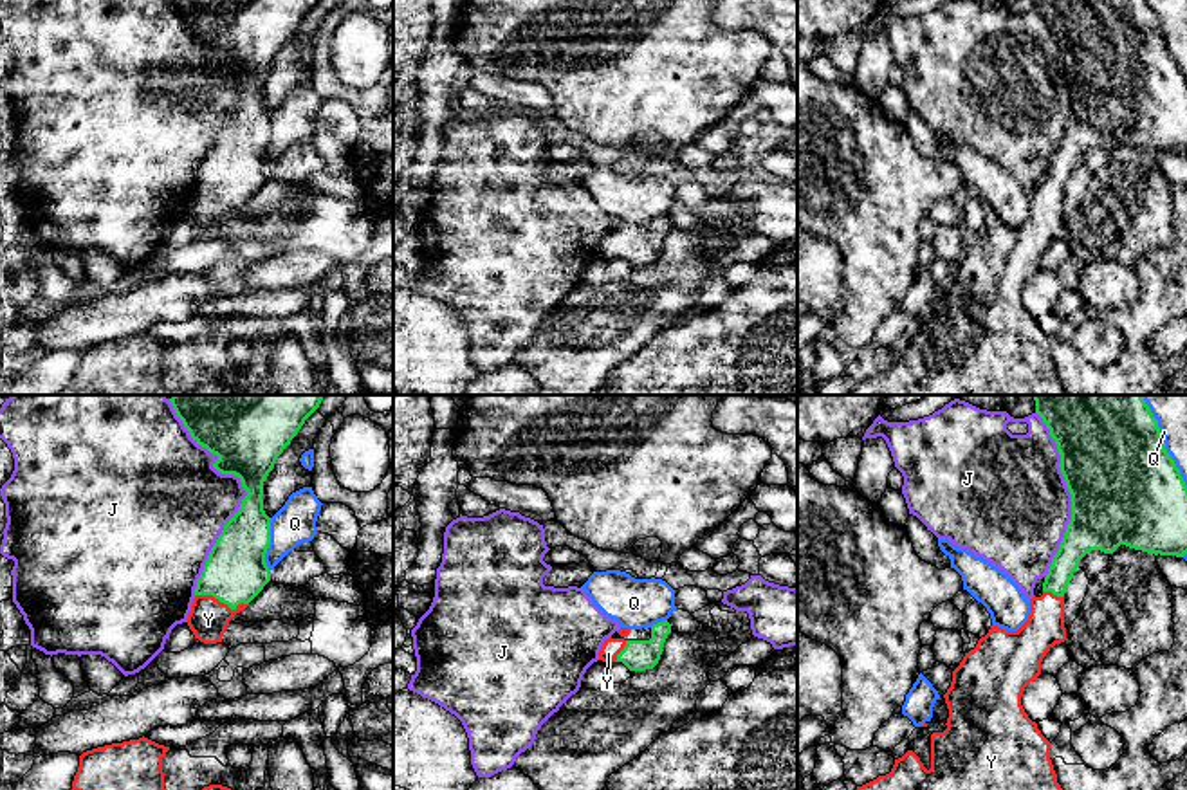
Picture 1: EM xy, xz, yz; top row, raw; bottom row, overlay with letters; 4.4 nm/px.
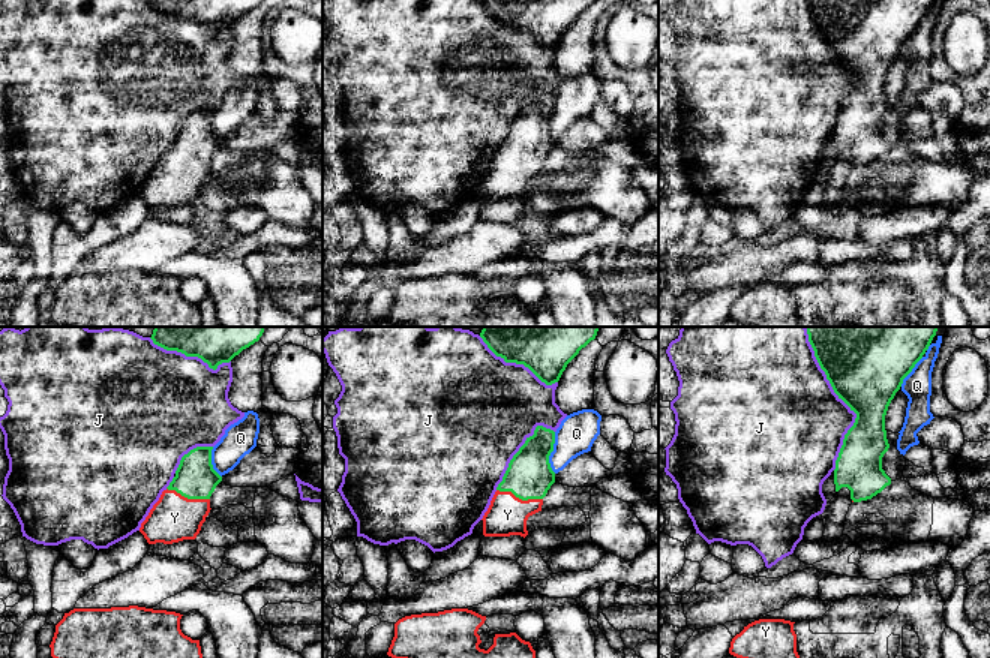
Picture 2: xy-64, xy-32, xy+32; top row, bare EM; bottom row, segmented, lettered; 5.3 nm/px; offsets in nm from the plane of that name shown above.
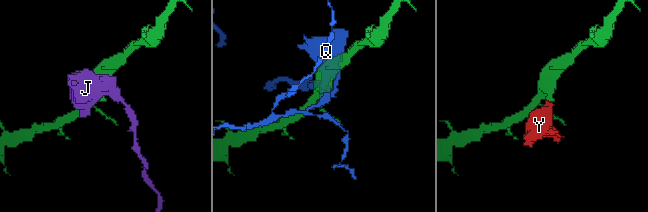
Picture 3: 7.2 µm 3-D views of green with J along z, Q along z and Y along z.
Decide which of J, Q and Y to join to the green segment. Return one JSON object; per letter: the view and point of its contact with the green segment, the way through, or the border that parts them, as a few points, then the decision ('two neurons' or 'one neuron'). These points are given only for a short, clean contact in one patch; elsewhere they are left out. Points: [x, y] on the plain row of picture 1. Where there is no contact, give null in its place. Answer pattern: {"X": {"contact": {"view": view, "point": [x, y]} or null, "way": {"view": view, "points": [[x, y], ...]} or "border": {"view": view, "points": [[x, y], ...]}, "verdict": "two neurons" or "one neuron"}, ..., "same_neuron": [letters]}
{"J": {"contact": {"view": "xy", "point": [246, 85]}, "verdict": "two neurons"}, "Q": {"contact": {"view": "yz", "point": [1164, 42]}, "verdict": "two neurons"}, "Y": {"contact": {"view": "xy", "point": [220, 197]}, "way": {"view": "xy", "points": [[235, 168], [222, 186], [220, 197], [208, 215]]}, "verdict": "one neuron"}, "same_neuron": ["Y"]}

